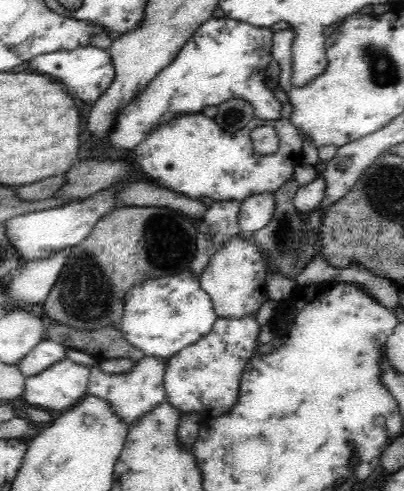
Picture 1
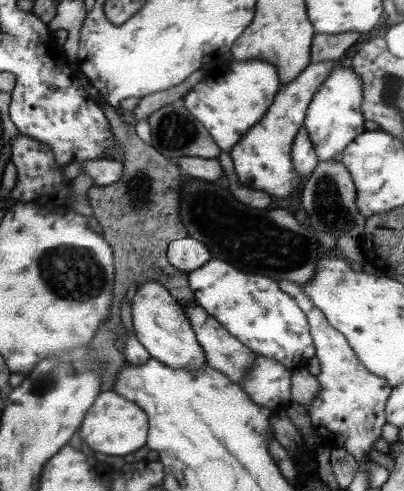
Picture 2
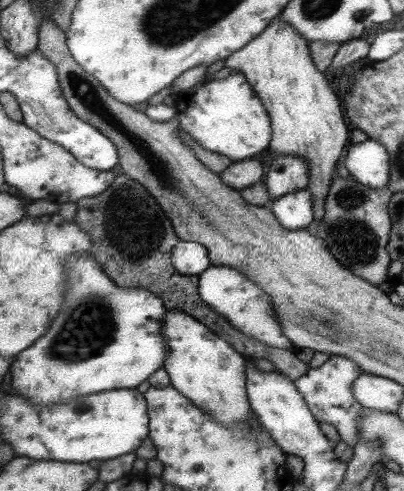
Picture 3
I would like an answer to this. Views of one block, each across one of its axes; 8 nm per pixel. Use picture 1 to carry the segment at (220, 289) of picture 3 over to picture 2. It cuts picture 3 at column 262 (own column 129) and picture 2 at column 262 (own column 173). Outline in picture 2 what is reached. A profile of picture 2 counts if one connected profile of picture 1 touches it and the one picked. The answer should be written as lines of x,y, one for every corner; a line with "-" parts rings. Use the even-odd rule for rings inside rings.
211,258
203,268
189,274
189,288
195,294
197,306
257,356
283,364
287,370
305,368
307,360
315,356
307,316
295,300
279,288
279,282
241,274
235,266

